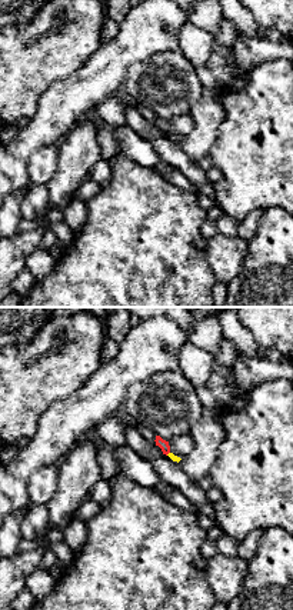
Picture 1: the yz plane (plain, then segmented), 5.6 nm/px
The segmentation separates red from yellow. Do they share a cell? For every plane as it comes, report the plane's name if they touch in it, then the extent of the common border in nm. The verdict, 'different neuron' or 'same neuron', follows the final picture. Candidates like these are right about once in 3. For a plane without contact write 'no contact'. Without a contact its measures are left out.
contact in yz; length 30 nm

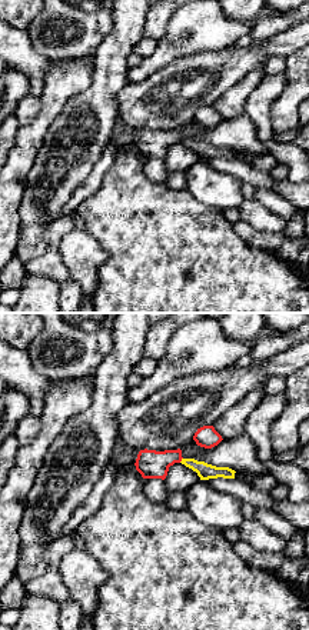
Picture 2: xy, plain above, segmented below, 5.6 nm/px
contact in xy; length 40 nm

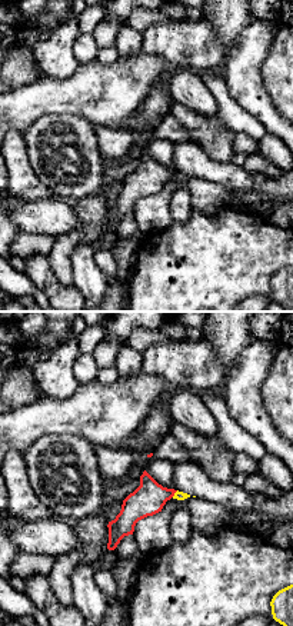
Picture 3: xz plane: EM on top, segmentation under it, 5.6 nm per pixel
contact in xz; length 50 nm

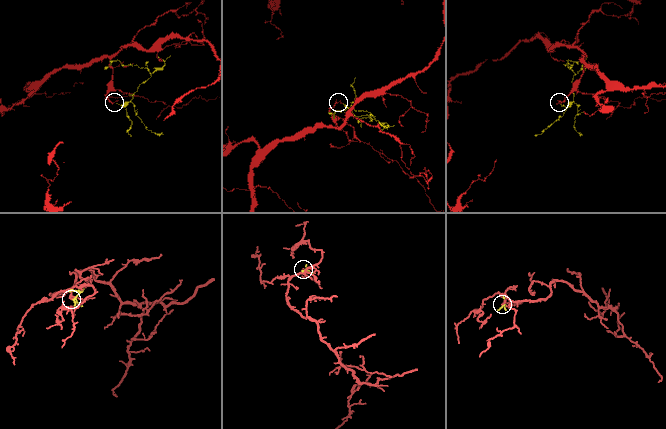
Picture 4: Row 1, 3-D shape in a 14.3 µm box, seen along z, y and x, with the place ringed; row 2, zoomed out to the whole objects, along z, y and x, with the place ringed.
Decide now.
different neuron

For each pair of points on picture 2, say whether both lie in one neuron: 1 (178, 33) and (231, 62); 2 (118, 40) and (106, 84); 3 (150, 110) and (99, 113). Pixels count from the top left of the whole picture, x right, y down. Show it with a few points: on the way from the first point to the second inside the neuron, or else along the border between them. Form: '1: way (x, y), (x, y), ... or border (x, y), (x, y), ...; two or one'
1: border (232, 44), (223, 49), (205, 49), (176, 59); two
2: way (113, 52), (110, 73); one
3: border (128, 83), (116, 96), (118, 120); two

